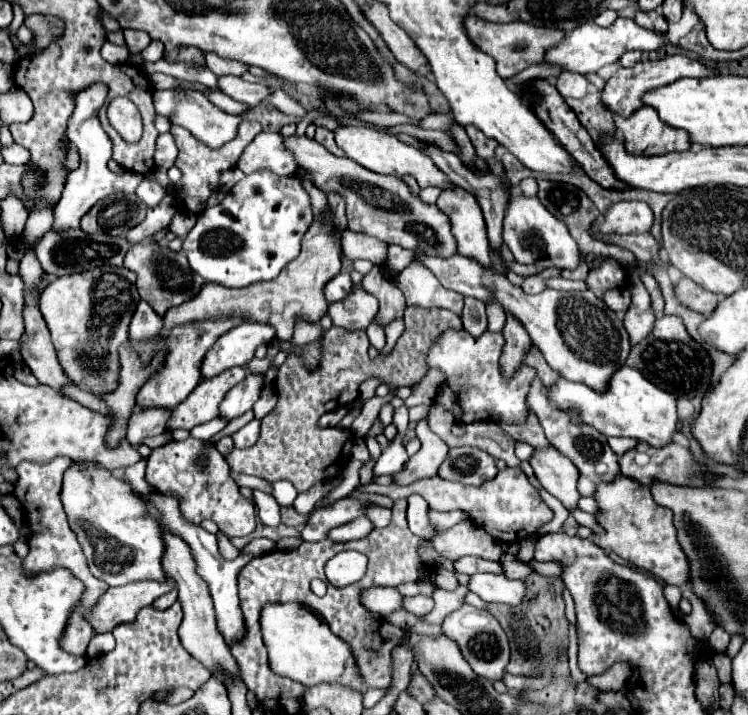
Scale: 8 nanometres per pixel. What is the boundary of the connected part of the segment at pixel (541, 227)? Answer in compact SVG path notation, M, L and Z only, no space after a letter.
M522 192L512 194L508 200L504 214L504 244L514 254L516 262L534 264L538 268L576 268L582 256L566 224L552 216L538 196L522 196Z

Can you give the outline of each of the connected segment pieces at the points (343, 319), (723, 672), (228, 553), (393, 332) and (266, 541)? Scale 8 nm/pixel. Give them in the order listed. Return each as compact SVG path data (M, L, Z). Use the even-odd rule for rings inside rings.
M354 286L354 292L346 300L332 302L328 306L328 314L334 326L344 326L348 330L354 328L368 328L370 320L378 312L378 300L370 296L366 290Z
M716 652L716 654L712 656L712 660L714 660L714 666L716 666L716 670L718 670L720 682L722 682L722 684L724 684L724 682L732 682L732 660L730 660L730 656Z
M218 532L218 548L220 548L220 556L224 560L234 560L240 554L240 550L236 546L232 546L232 542L222 532Z
M398 318L398 320L392 320L388 326L386 326L386 348L384 352L390 352L392 346L396 344L396 338L402 334L404 330L404 320Z
M254 538L246 548L244 548L244 552L252 552L252 554L268 554L270 550L274 550L276 548L276 542L274 540L270 540L270 538Z

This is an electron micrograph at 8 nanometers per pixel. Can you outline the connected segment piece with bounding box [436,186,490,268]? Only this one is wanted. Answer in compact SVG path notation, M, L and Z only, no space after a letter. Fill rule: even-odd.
M454 186L450 192L442 192L436 204L450 218L458 252L462 252L462 256L474 256L478 264L486 264L486 268L490 268L490 244L486 238L484 216L474 196L464 188Z

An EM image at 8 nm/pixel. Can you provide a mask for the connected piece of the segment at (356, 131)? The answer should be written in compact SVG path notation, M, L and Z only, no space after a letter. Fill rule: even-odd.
M338 126L334 130L334 138L340 150L344 150L344 154L348 158L352 158L354 162L362 164L368 170L380 172L380 174L394 174L394 176L404 176L404 174L412 174L416 176L418 184L422 188L426 186L442 186L442 188L450 188L452 182L446 178L444 172L440 172L436 168L436 164L430 160L430 156L422 154L420 150L416 150L414 146L408 146L404 142L400 142L396 136L388 136L388 134L380 134L374 132L370 128L358 128L358 126Z

